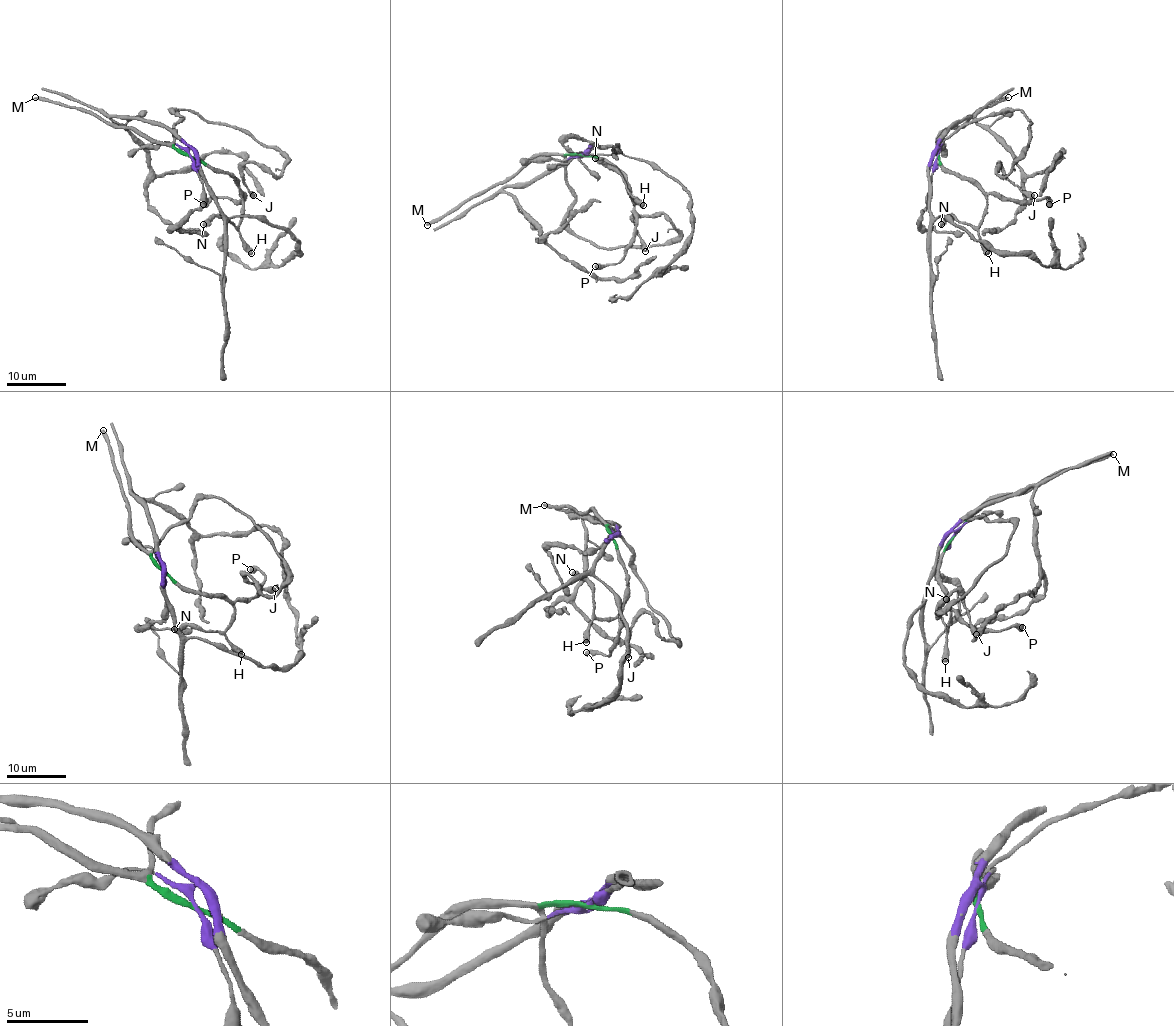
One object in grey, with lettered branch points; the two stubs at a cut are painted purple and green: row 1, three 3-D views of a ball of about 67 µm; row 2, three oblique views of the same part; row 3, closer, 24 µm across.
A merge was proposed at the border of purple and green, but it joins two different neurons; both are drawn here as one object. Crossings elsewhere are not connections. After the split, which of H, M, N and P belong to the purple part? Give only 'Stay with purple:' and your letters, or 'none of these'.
Stay with purple: none of these

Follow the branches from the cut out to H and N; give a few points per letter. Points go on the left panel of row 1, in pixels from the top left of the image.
H: (189, 155), (234, 179), (243, 200), (238, 233), (252, 253)
N: (189, 155), (223, 170), (234, 180), (243, 200), (241, 222), (237, 227), (219, 216), (208, 218), (202, 224)

